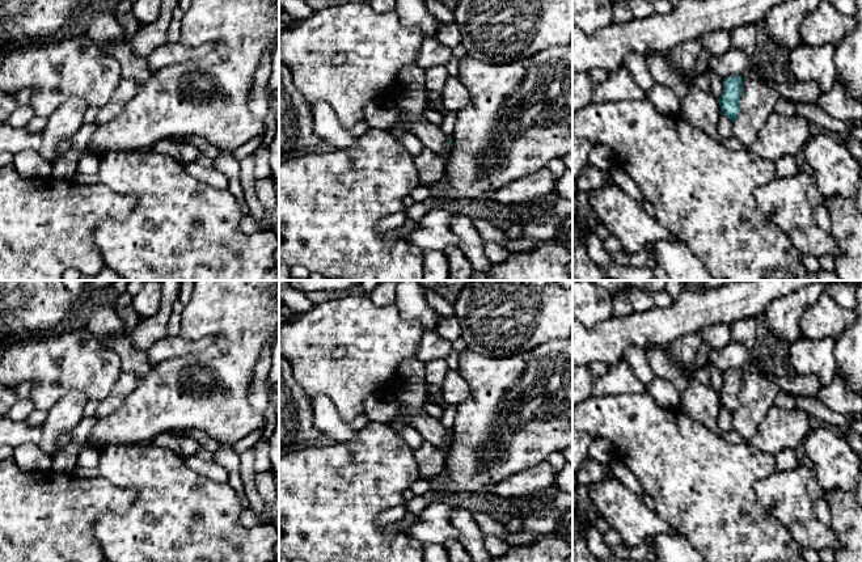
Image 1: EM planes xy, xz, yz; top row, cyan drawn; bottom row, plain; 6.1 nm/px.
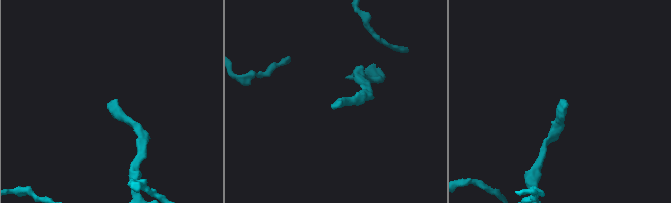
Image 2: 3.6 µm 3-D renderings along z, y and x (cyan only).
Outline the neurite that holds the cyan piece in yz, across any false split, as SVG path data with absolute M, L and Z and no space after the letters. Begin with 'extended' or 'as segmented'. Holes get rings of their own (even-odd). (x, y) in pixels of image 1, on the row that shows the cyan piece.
extended; M752 62L748 71L743 76L724 79L723 93L718 100L721 114L726 115L734 123L739 113L739 100L743 92L743 81L764 77L764 75L764 69Z

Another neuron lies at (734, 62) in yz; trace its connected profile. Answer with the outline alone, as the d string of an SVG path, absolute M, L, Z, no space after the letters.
M730 48L718 56L713 56L709 62L709 68L724 80L727 77L743 76L751 63L751 55L738 48Z

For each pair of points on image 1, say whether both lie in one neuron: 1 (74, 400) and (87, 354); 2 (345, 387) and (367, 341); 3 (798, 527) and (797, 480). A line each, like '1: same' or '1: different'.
1: different
2: same
3: same

